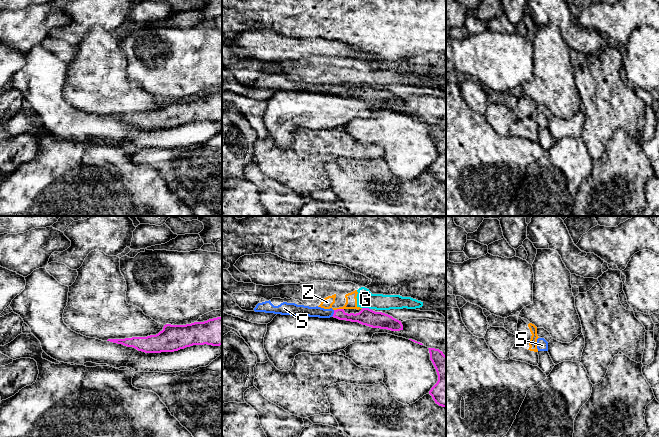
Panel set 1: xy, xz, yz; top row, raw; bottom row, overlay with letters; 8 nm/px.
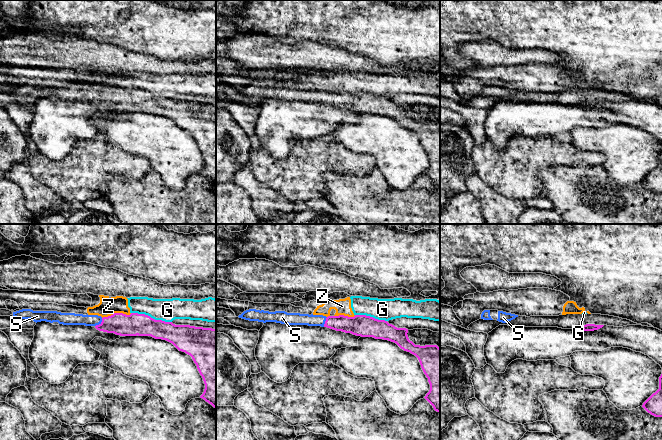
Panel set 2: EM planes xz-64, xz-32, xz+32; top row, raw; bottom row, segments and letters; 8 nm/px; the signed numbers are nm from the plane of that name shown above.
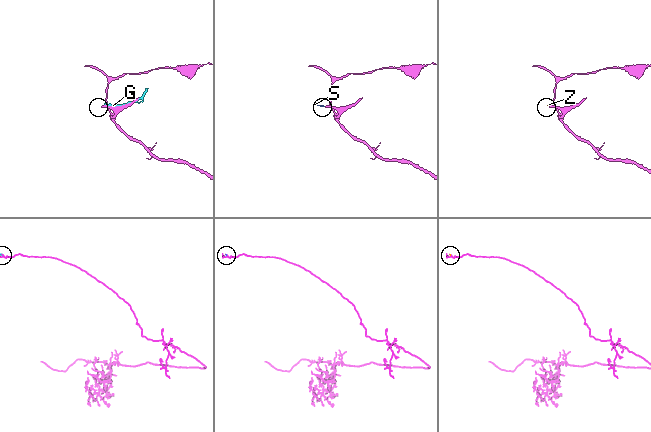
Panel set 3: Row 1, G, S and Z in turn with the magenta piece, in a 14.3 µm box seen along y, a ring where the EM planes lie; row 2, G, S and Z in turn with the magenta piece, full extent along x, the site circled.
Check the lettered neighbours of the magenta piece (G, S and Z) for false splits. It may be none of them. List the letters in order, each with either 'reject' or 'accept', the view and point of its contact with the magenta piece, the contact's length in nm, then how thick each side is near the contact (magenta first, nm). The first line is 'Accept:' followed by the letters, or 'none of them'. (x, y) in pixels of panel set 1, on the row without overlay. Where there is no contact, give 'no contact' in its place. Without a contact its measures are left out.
Accept: S
G: reject; meets magenta in xz at (366, 84); contact 70 nm long; 140 nm thick on the magenta side, 140 nm on the other
S: accept; meets magenta in xz at (334, 89); contact 60 nm long; 120 nm thick on the magenta side, 80 nm on the other
Z: reject; meets magenta in xz at (338, 85); contact 80 nm long; 140 nm thick on the magenta side, 100 nm on the other

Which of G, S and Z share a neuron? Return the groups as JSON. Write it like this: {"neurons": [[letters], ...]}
{"neurons": [["G", "Z"], ["S"]]}

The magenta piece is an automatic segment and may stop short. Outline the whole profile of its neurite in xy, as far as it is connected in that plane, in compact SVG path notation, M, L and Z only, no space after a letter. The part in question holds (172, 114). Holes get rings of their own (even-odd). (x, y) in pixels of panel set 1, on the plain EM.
M222 93L186 101L166 100L156 111L107 117L145 129L174 128L193 121L222 121Z

